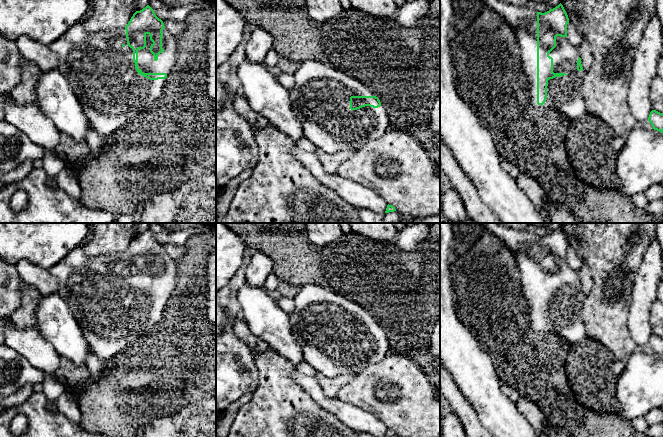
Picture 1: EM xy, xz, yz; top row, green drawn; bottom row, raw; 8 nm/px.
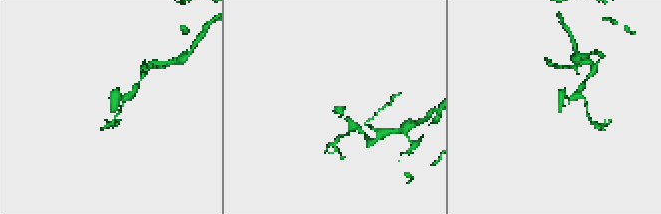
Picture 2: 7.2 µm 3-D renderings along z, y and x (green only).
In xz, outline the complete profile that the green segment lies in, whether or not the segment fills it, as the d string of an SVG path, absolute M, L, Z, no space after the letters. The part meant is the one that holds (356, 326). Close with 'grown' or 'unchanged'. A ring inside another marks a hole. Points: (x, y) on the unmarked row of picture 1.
M351 320L350 321L350 333L357 334L365 330L373 332L380 331L381 326L376 320Z | unchanged

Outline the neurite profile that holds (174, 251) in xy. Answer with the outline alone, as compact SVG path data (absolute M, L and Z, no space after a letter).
M163 244L165 252L174 260L179 260L180 257L185 253L185 245L175 245L175 244Z

